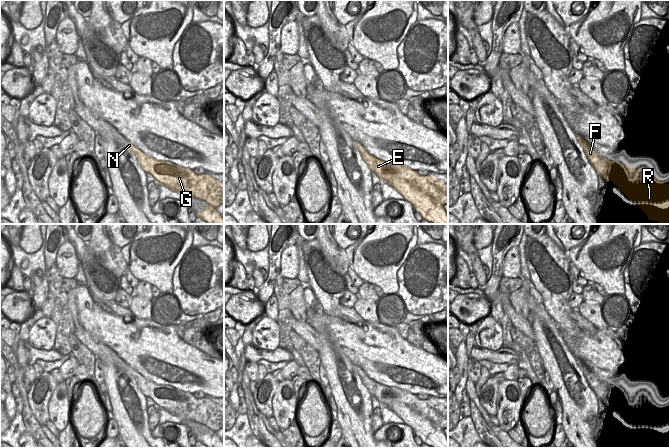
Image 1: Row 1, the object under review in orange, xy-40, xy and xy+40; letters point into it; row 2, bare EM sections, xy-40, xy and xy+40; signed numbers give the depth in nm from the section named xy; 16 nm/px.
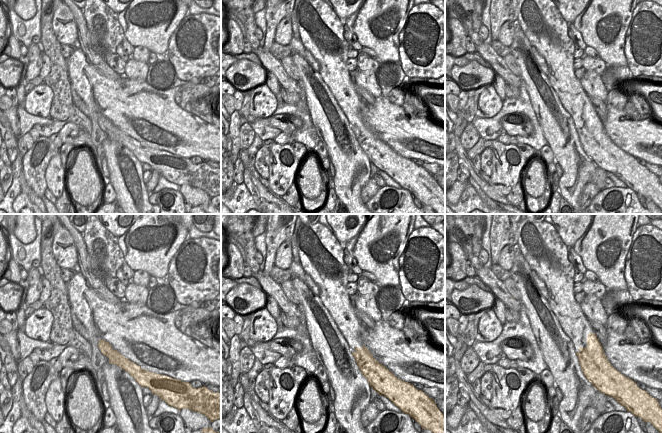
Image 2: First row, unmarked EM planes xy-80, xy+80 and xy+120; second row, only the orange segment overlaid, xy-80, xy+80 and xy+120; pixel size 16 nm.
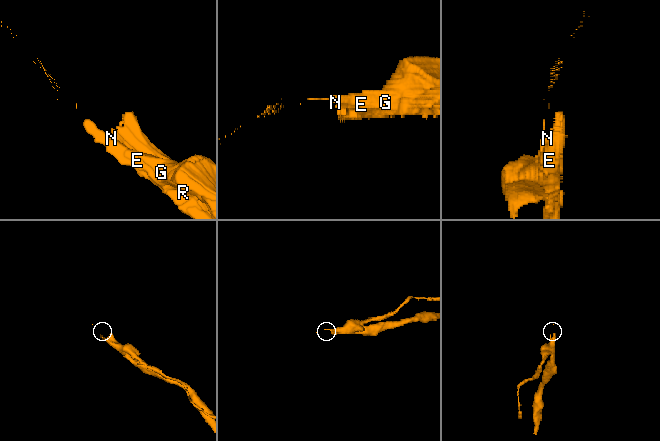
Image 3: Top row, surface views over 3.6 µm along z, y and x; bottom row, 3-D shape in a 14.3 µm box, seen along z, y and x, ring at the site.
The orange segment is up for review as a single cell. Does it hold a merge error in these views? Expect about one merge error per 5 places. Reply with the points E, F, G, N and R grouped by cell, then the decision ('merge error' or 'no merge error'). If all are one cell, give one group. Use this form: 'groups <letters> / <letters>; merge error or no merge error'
groups E G N / F R; merge error

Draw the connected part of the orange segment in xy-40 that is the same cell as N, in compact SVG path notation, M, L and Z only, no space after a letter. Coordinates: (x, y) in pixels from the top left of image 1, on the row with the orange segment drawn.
M128 141L126 149L132 152L141 168L150 173L158 184L165 185L182 199L195 197L207 204L218 207L224 204L224 183L204 173L197 175L193 170L178 166L171 162L158 161L145 155Z

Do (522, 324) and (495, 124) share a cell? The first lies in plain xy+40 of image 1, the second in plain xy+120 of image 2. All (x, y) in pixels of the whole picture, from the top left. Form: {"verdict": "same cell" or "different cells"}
{"verdict": "different cells"}

